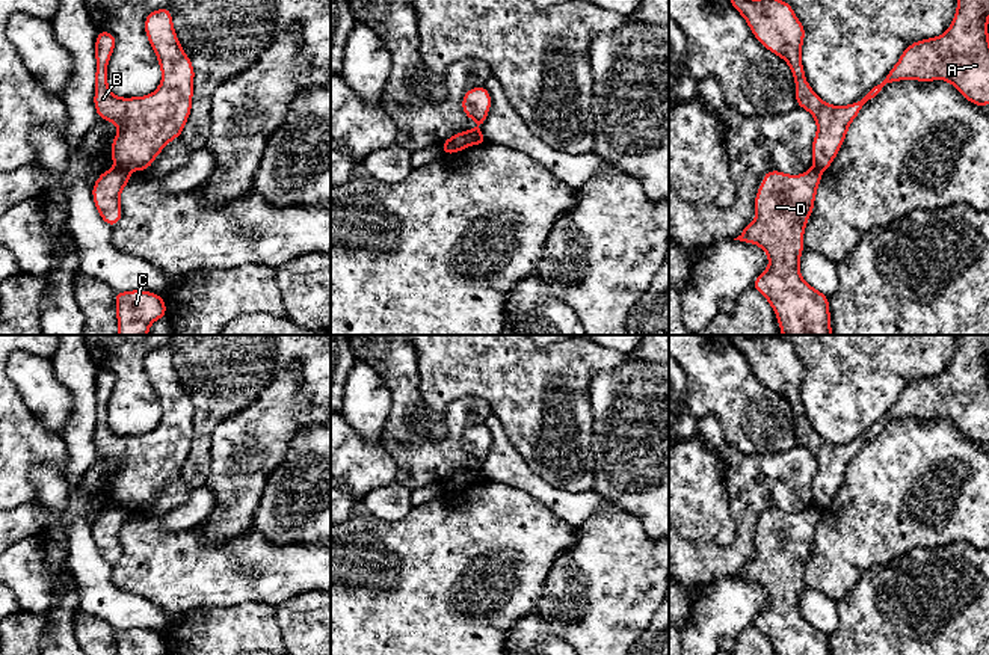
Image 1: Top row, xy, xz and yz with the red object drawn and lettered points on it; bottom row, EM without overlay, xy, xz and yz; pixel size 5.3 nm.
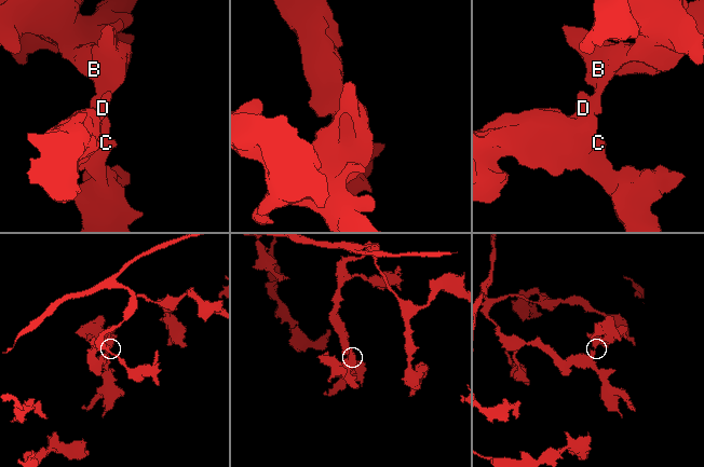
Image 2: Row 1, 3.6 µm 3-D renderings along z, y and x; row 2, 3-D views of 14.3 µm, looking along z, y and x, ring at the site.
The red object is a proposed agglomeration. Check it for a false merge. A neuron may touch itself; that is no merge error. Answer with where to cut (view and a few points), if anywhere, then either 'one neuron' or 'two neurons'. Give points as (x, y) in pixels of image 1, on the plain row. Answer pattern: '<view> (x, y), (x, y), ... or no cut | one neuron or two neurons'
xy (115, 506), (129, 510) | two neurons

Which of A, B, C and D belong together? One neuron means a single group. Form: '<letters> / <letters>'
A B / C D

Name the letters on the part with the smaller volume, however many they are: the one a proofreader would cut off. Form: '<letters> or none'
A, B

